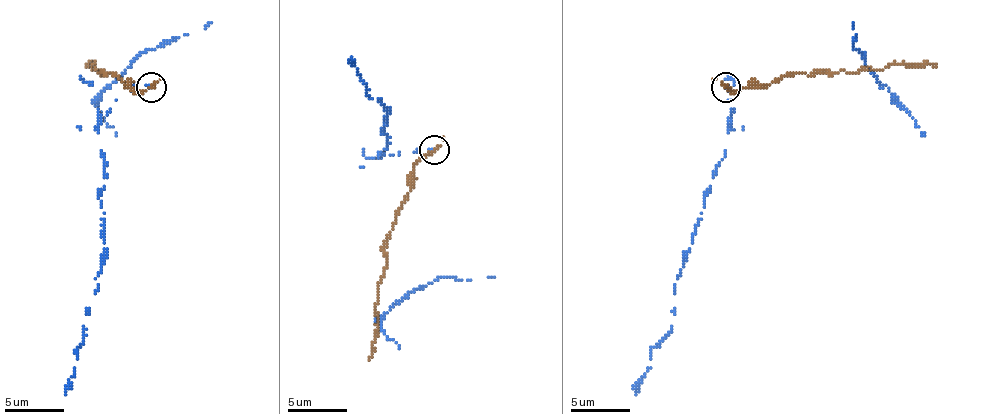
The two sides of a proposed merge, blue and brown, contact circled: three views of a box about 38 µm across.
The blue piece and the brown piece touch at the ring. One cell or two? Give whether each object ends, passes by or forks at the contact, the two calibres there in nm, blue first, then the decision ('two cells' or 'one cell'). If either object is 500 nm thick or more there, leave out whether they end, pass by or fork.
blue ends; brown passes by; calibres 130 and 240 nm; two cells

